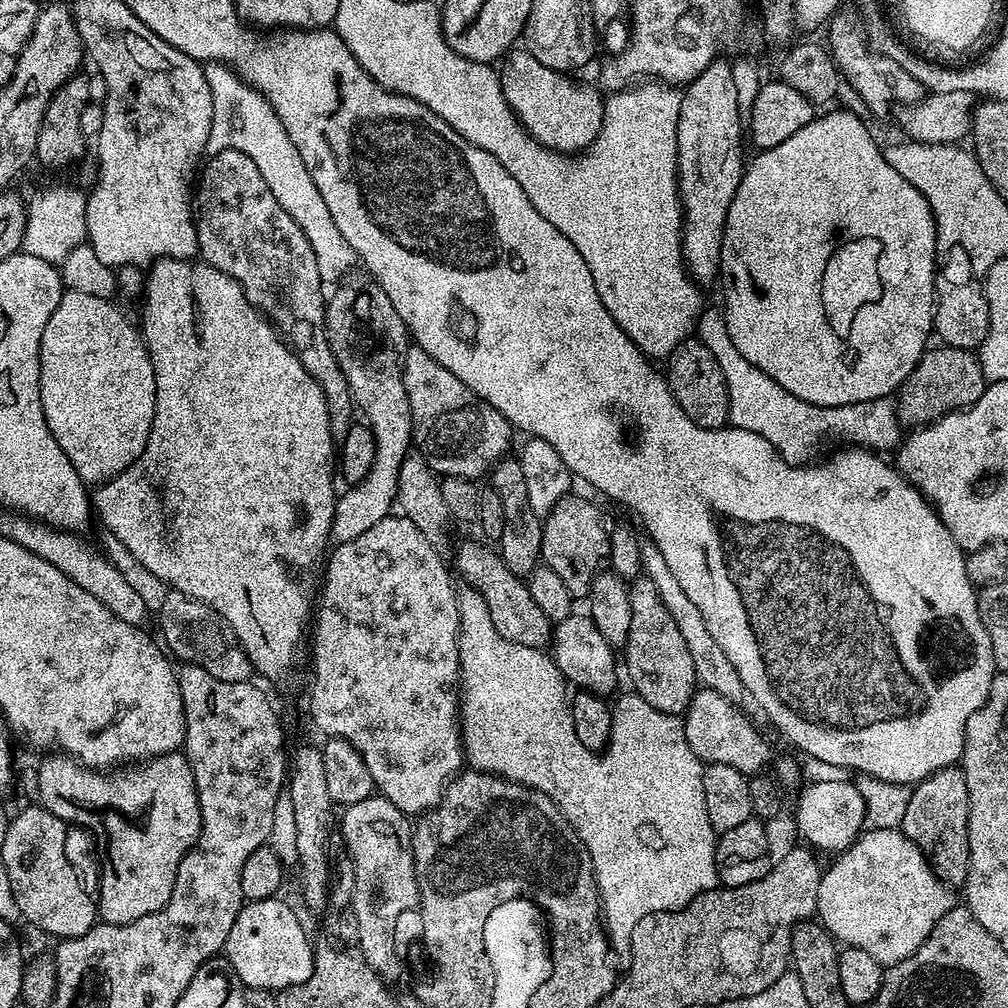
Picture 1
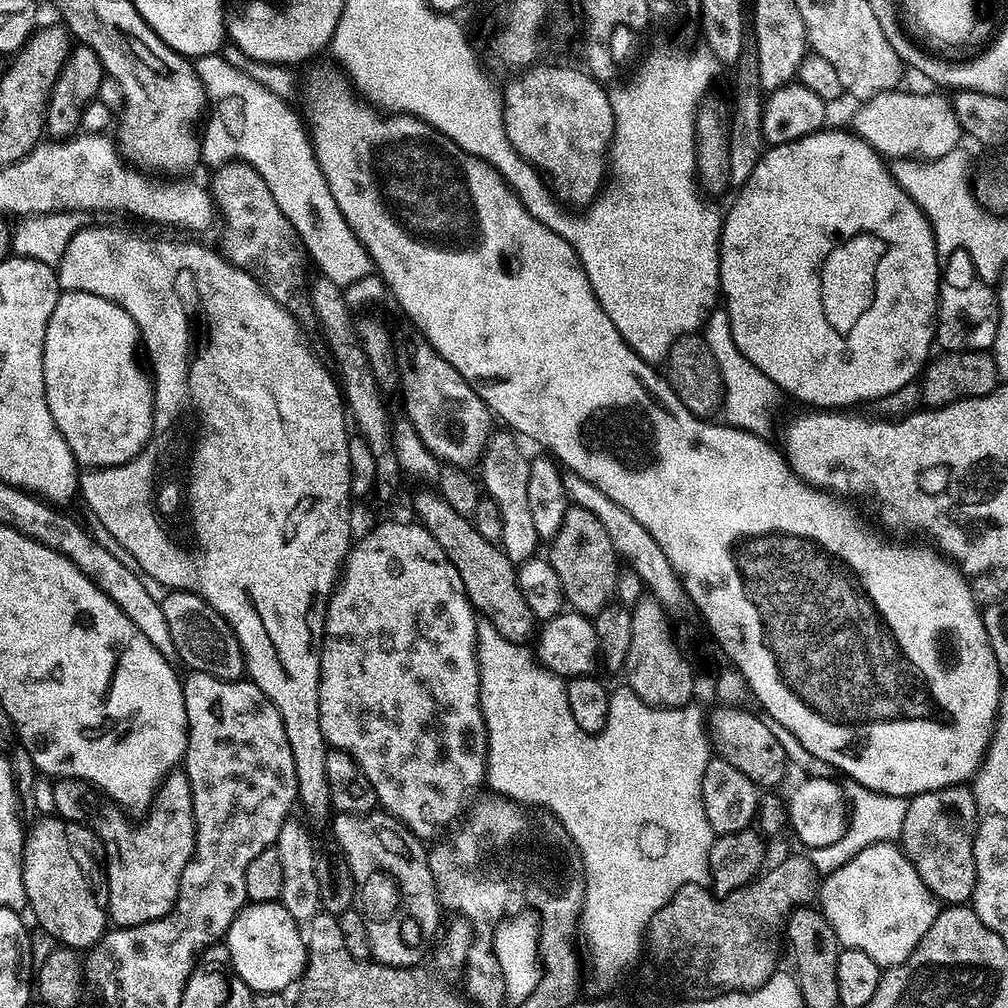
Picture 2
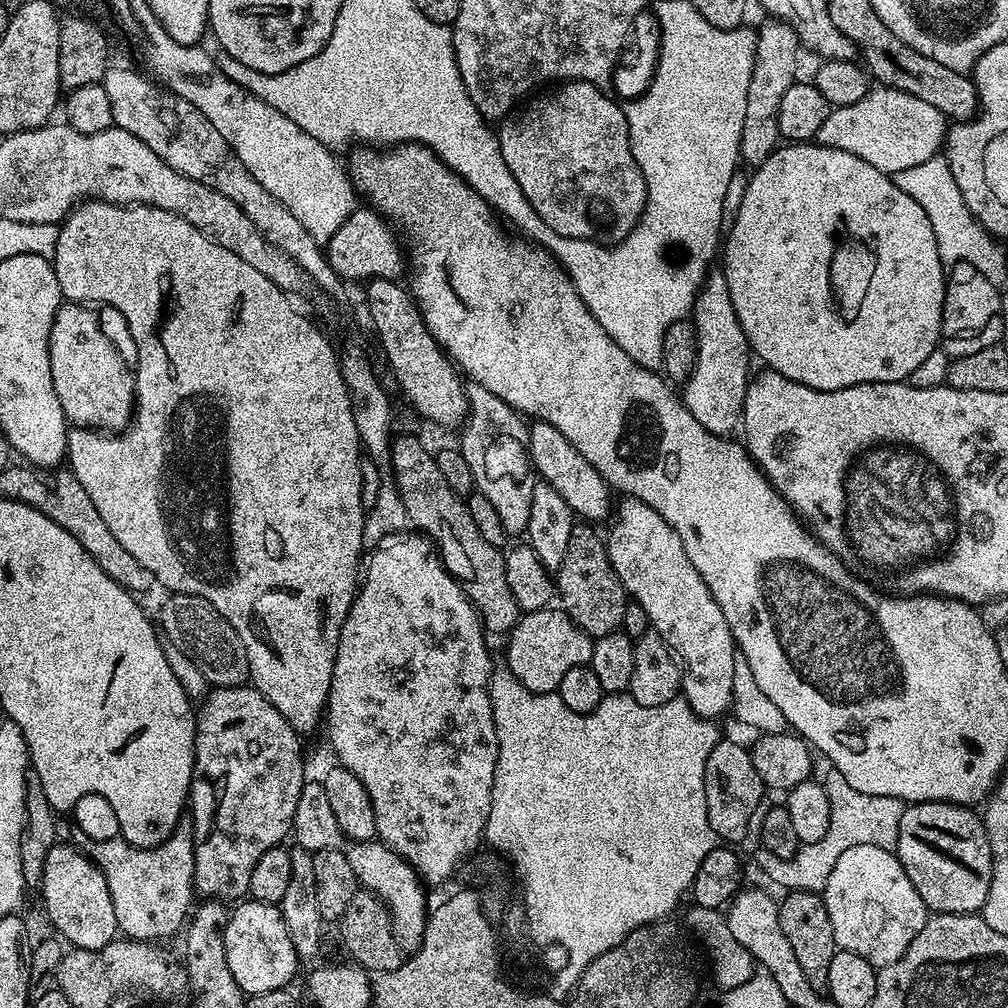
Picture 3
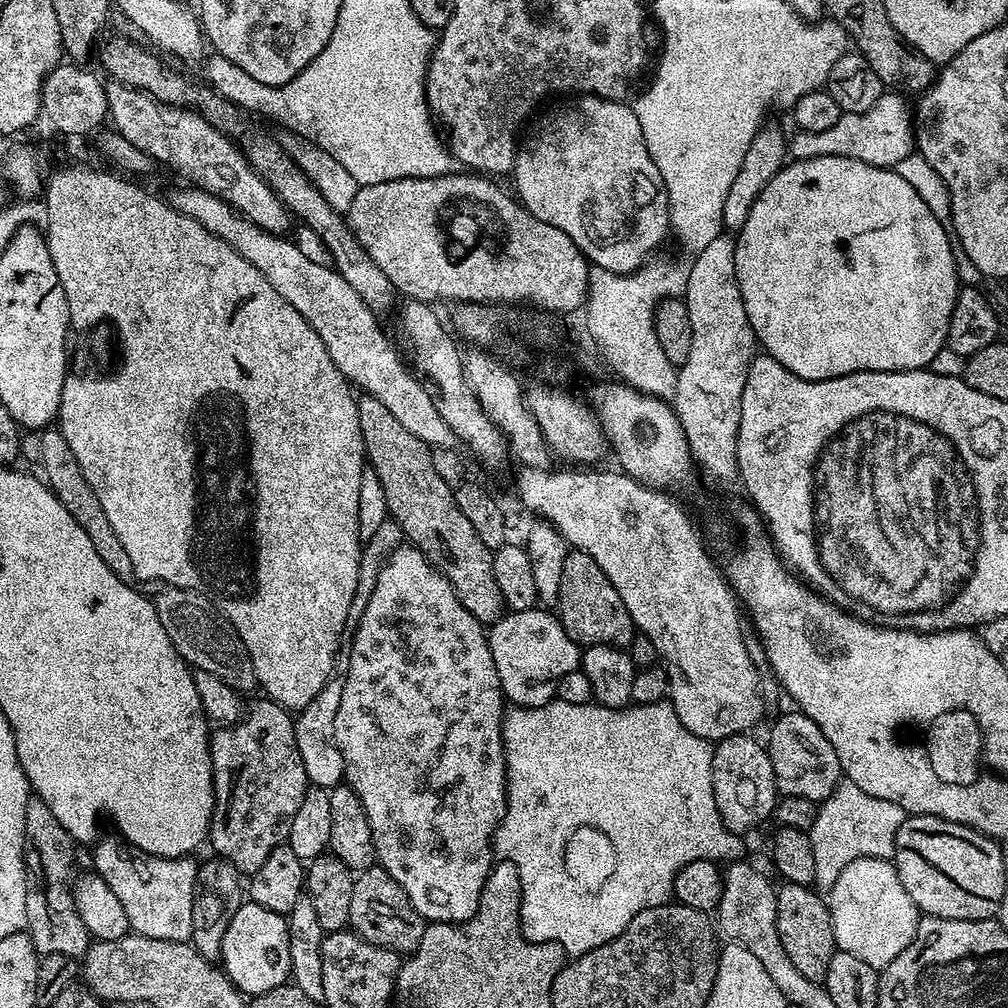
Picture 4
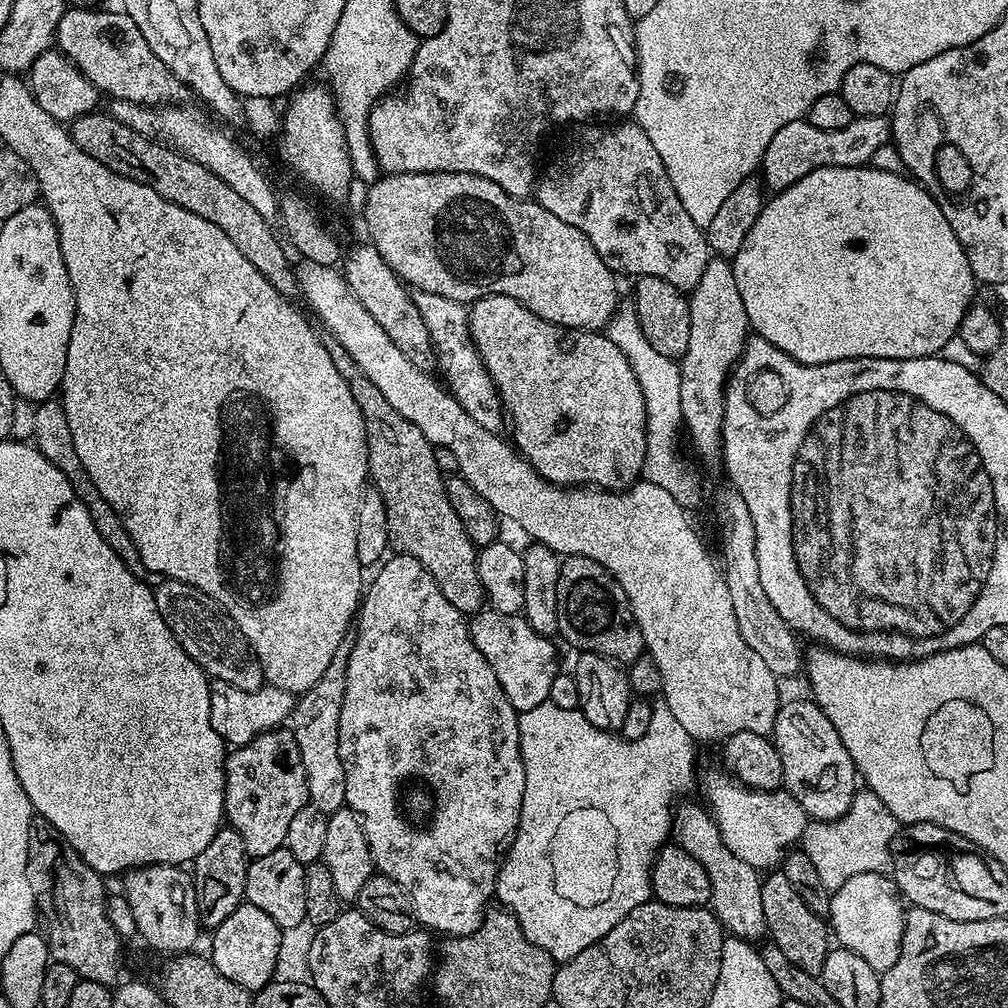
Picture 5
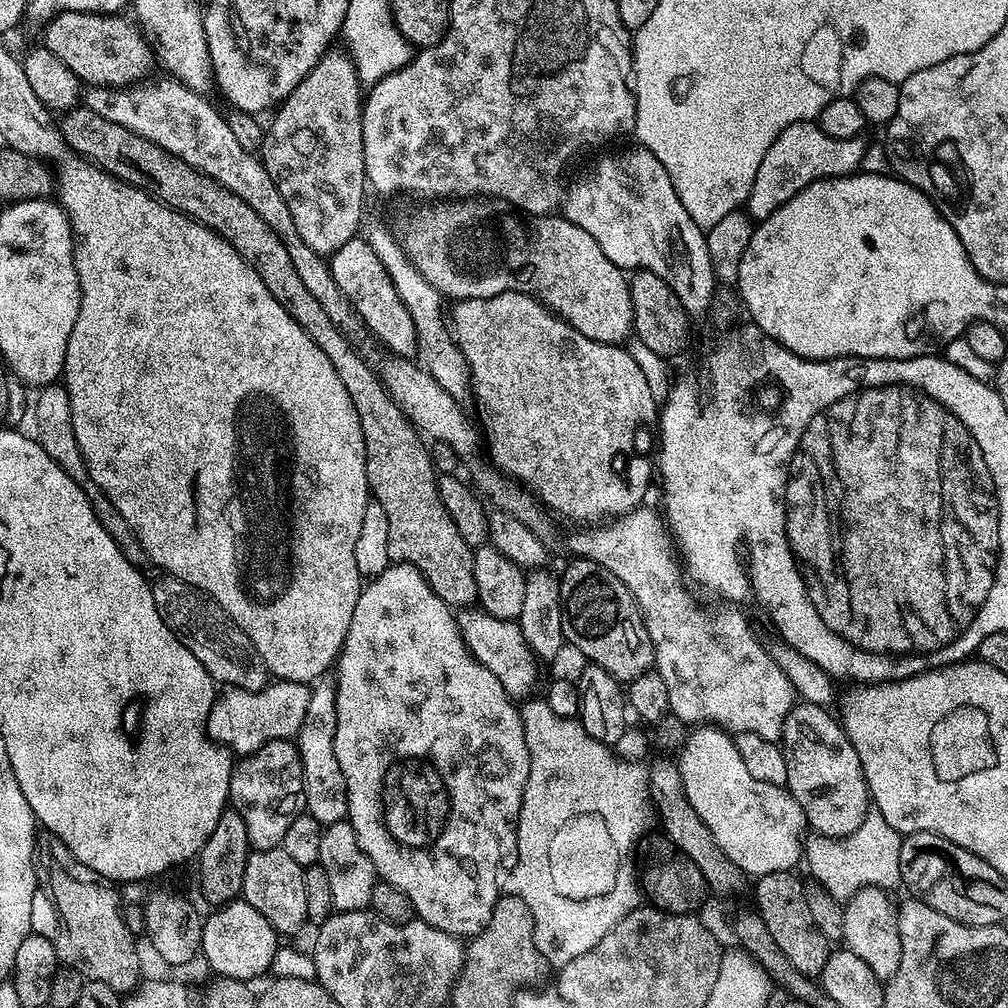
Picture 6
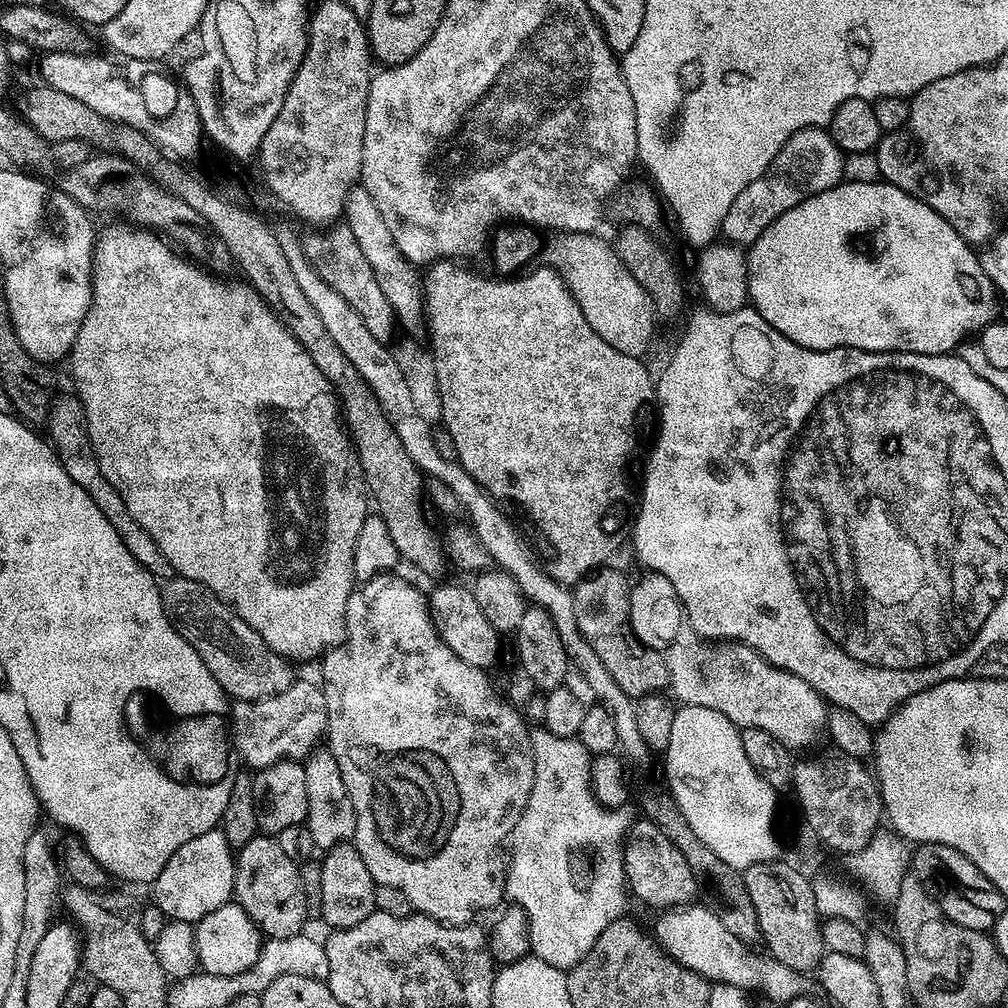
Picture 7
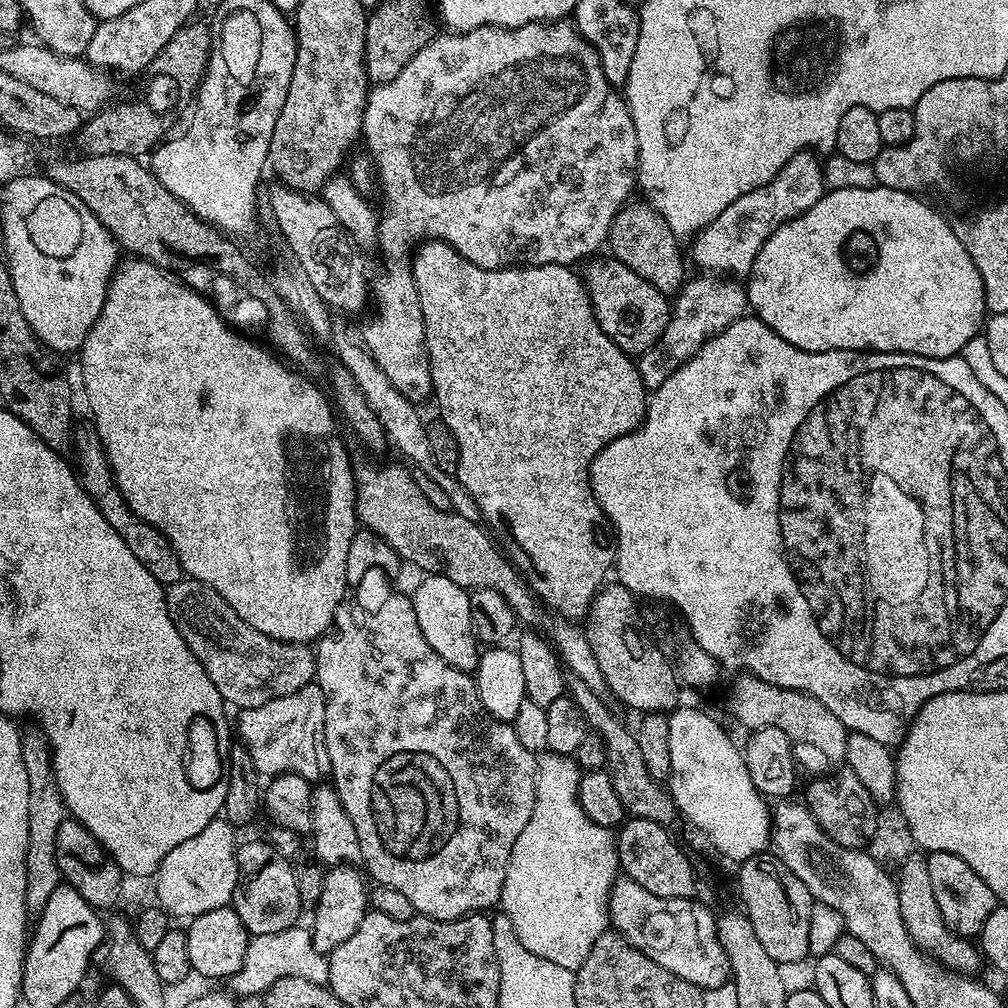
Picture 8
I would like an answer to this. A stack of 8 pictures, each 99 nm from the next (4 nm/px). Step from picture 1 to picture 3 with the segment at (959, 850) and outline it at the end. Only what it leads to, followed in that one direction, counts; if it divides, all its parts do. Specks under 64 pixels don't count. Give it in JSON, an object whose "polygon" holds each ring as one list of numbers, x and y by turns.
{"polygon":[[927,800,921,804,912,802,904,809,902,823,898,825,898,842,894,851,906,870,906,878,910,878,910,882,914,882,929,913,976,914,988,901,990,878,992,877,992,851,983,819,977,813,975,816,972,812,975,811,971,807,962,804,947,804,937,800]]}

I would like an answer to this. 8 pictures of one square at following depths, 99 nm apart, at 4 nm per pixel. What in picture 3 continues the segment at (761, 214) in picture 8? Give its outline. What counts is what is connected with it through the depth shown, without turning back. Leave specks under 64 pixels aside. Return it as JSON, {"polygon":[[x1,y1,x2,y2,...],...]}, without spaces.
{"polygon":[[876,86,854,106,832,108,815,143,846,150,862,162,870,162,879,172,889,174,919,166,926,158,937,155,946,140,946,117,927,102,902,90]]}

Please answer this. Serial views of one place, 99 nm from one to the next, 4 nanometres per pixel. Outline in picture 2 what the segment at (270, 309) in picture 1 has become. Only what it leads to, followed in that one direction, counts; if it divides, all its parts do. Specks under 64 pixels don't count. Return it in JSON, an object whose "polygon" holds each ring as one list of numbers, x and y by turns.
{"polygon":[[229,162,219,165,213,172,216,173,212,176,210,191,213,200,216,201,217,211,222,215,222,224,224,220,224,237,220,240,221,245,219,244,222,255,234,266,245,268,268,291,270,298,274,298,285,308,297,310,296,308,302,307,303,304,305,307,306,280,304,284,303,264,304,262,306,264,306,260,294,226,288,221,286,214,278,210,278,202,274,202,274,194,270,194,270,186,266,186,266,182,262,182,258,172,248,164]]}

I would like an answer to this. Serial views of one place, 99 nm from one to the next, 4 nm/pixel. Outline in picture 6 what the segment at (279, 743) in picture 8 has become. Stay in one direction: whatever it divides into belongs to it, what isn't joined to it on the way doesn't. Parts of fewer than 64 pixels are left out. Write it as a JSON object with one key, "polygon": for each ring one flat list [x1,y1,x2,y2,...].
{"polygon":[[289,680,269,682,265,688,257,692,228,688,219,693,216,704,212,707,212,716,222,734,228,735,227,747,237,757,243,758,251,752,257,752,263,744,295,738,300,733,311,701,309,685]]}

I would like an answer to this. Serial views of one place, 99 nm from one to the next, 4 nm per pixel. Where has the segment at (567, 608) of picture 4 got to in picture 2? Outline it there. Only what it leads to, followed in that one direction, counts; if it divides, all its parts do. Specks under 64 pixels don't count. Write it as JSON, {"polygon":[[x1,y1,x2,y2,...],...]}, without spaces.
{"polygon":[[570,506,566,510,566,518,562,518,558,534,550,541,549,548,552,549,546,552,546,558,554,566,554,574,558,574,558,582,562,582,564,599,571,611,594,618,613,603,618,557,614,550,614,542,610,542,610,534,606,534,602,522,598,522,598,518,590,514,590,510]]}

